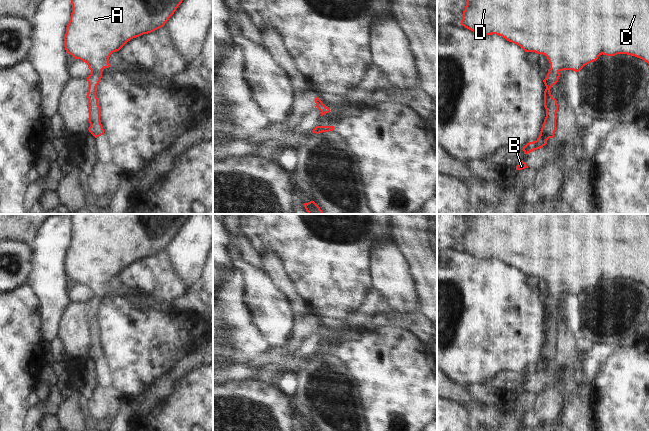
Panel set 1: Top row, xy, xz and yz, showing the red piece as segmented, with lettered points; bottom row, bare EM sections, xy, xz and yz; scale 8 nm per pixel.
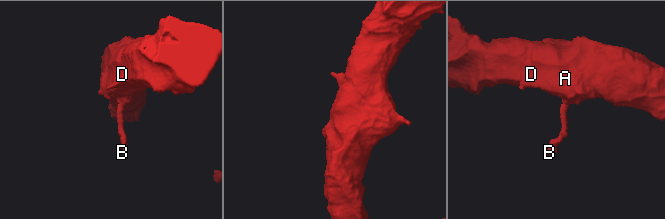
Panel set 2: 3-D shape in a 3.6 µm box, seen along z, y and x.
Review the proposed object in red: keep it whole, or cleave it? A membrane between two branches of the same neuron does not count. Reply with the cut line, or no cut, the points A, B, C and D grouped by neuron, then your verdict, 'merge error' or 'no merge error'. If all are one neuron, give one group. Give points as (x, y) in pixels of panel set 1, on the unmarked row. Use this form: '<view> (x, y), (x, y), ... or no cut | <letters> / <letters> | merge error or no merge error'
no cut | A B C D | no merge error

